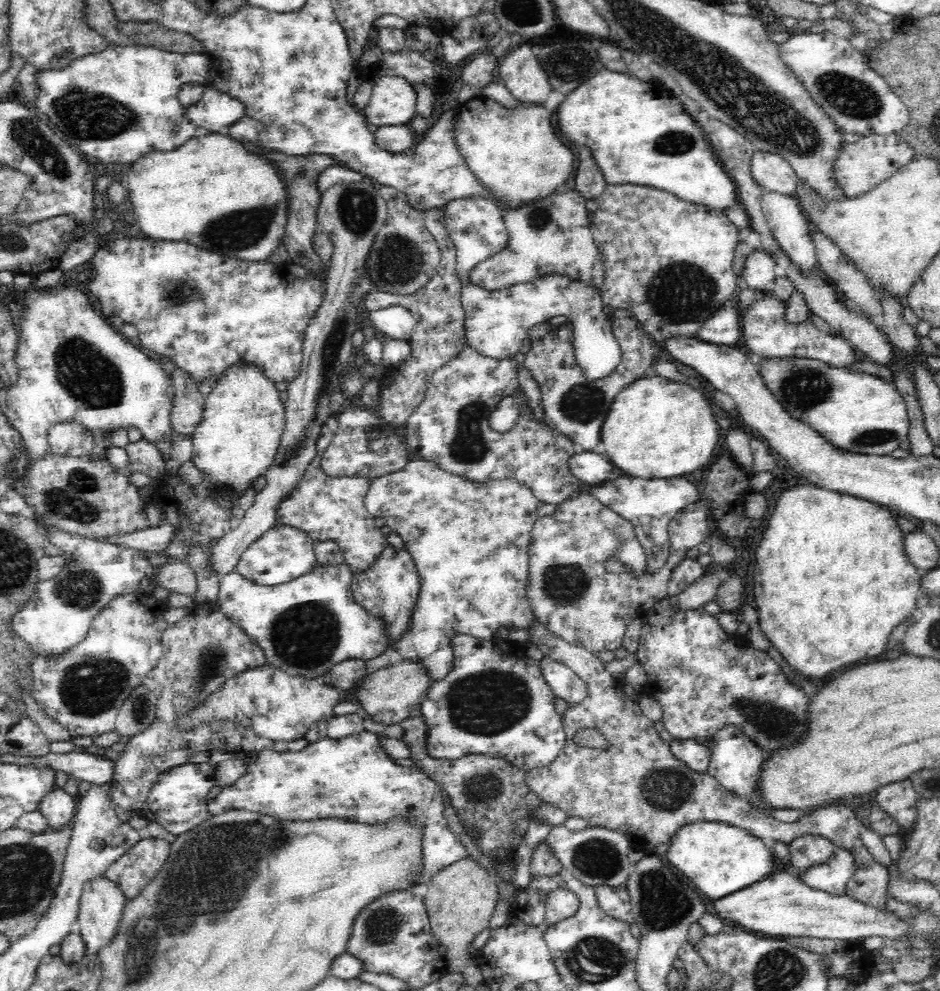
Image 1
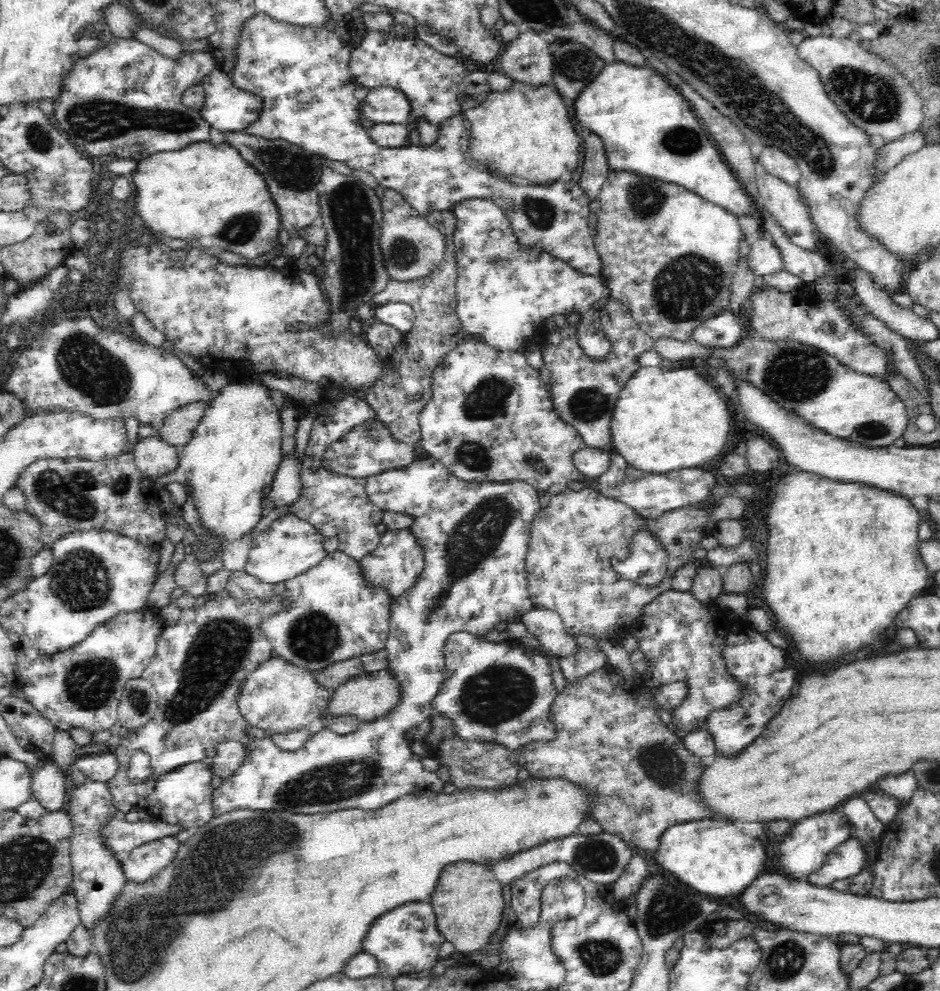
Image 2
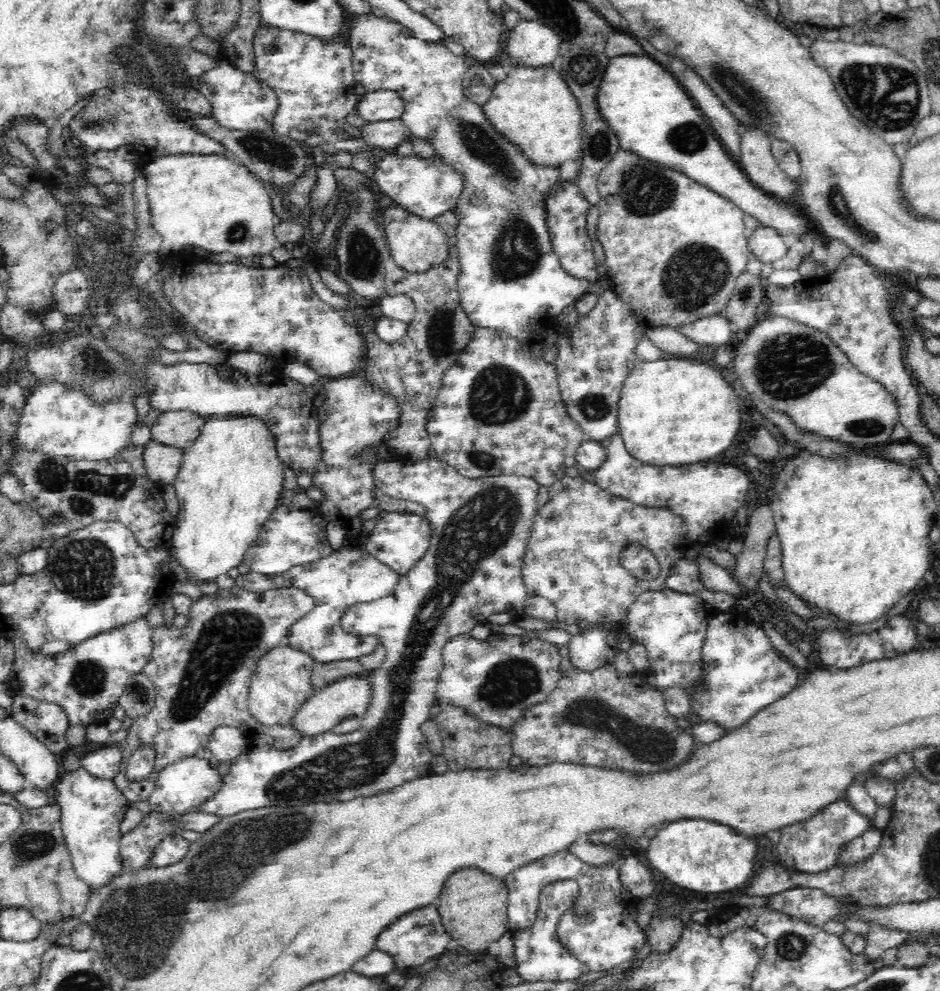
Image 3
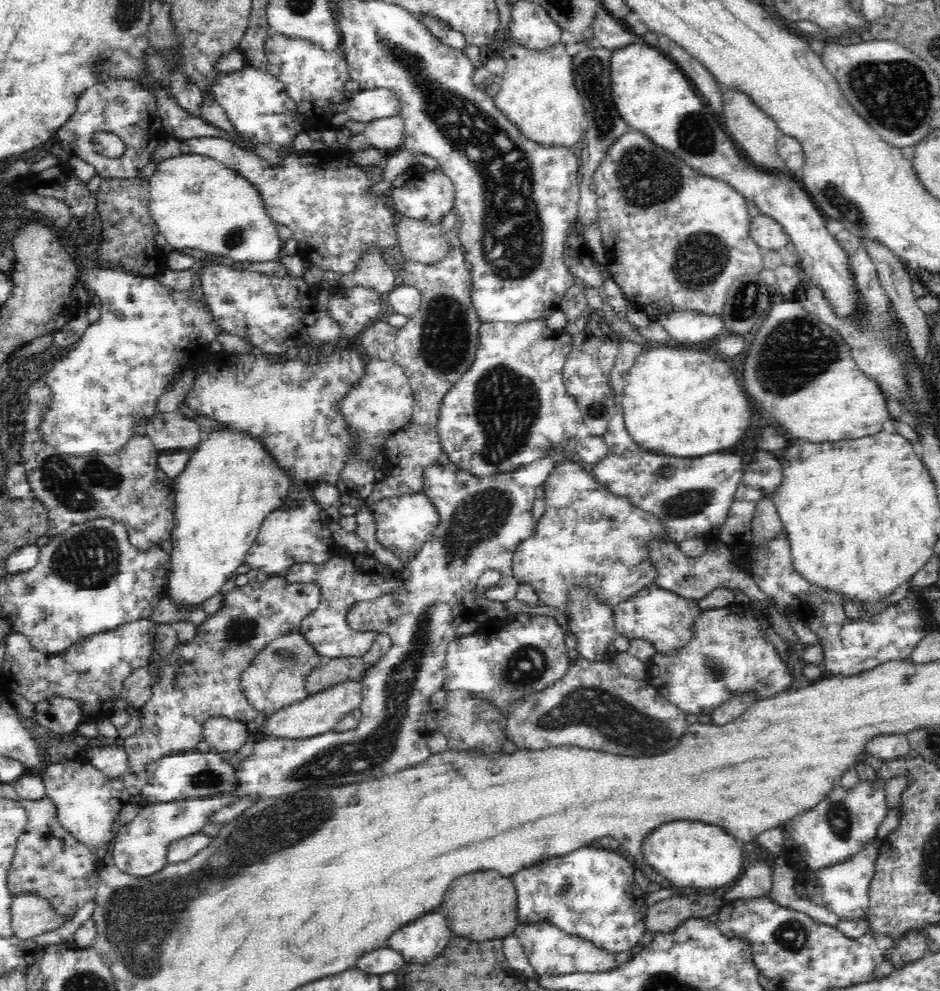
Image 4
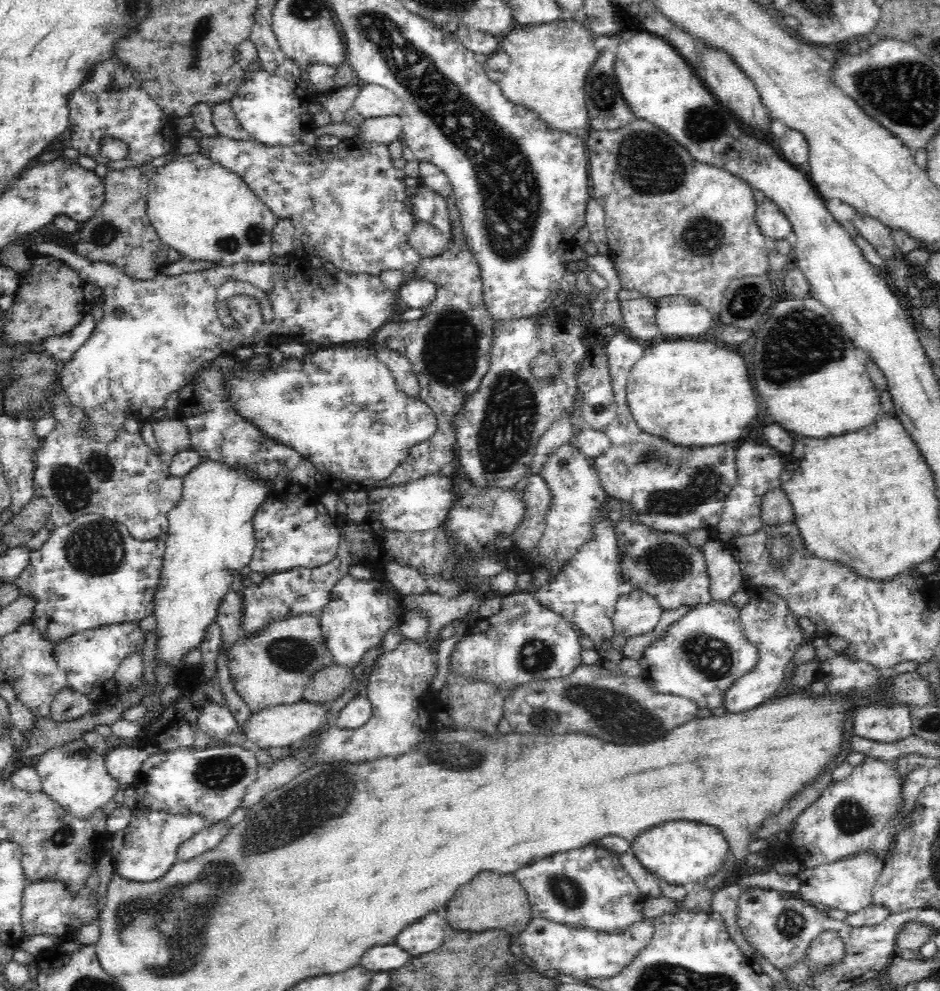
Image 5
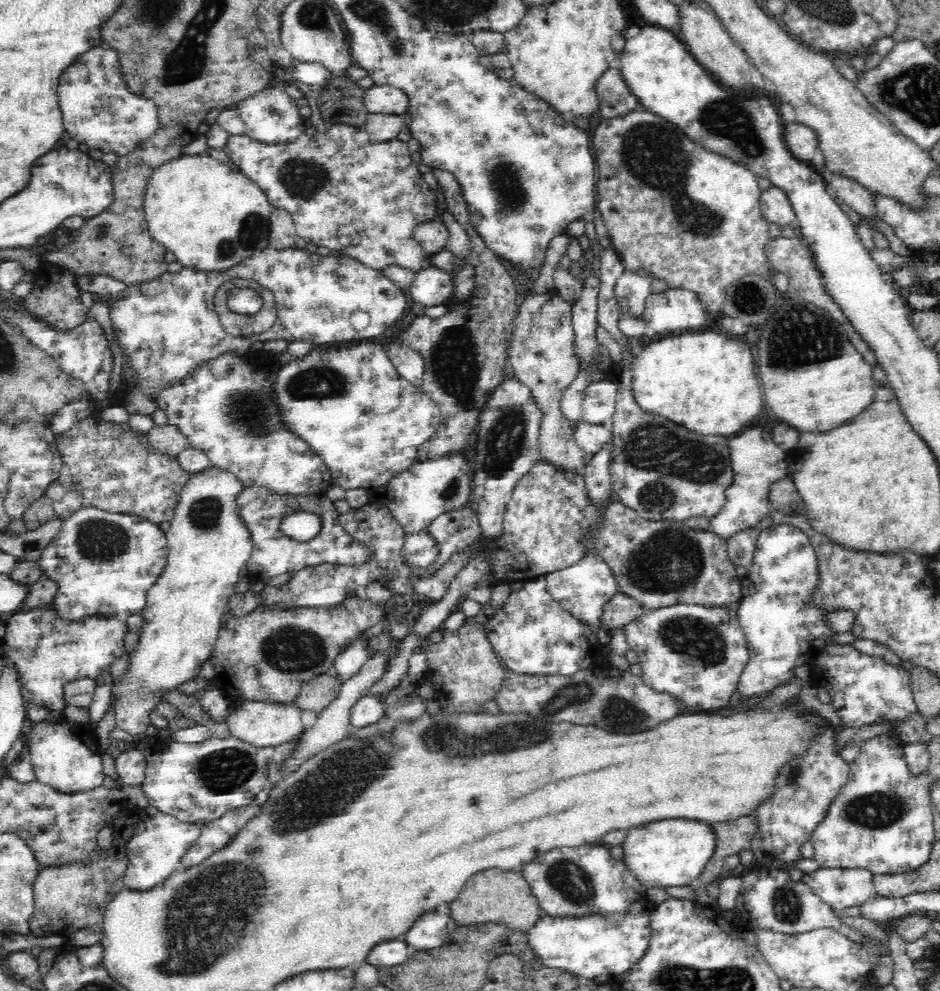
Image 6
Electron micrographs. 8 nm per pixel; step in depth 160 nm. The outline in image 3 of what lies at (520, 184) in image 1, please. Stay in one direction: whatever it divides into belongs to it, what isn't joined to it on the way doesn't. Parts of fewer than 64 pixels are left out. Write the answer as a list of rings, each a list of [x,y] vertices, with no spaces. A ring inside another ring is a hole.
[[[514,63],[508,68],[507,78],[497,82],[492,96],[486,101],[484,113],[492,121],[500,133],[510,141],[520,145],[526,157],[538,164],[562,165],[565,161],[576,160],[581,154],[583,114],[576,95],[571,92],[568,82],[563,78],[561,70],[549,65],[526,65]]]

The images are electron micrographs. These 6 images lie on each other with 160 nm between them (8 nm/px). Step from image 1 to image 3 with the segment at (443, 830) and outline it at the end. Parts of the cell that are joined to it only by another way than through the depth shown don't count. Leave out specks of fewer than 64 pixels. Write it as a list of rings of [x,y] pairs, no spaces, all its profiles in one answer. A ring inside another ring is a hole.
[[[433,456],[430,459],[422,460],[418,463],[407,464],[401,464],[397,461],[387,462],[386,460],[382,460],[382,462],[378,462],[376,467],[374,467],[372,475],[374,475],[375,486],[378,491],[386,495],[390,494],[395,498],[414,500],[423,504],[423,506],[427,508],[425,514],[426,517],[430,519],[432,532],[430,532],[429,547],[426,554],[422,556],[421,560],[418,560],[418,562],[414,564],[414,568],[399,576],[398,584],[391,593],[370,602],[353,604],[349,606],[342,615],[341,625],[346,632],[353,635],[377,636],[385,646],[385,659],[383,663],[378,668],[365,674],[370,681],[370,704],[367,706],[361,718],[360,728],[356,729],[354,732],[337,736],[334,736],[332,731],[313,737],[304,736],[300,740],[297,740],[292,748],[278,748],[278,746],[274,744],[274,739],[270,737],[269,734],[257,735],[250,739],[248,751],[238,755],[229,766],[228,774],[224,777],[222,788],[218,789],[218,792],[215,792],[203,803],[190,807],[189,812],[202,812],[229,817],[238,814],[240,811],[267,806],[286,806],[288,804],[294,806],[294,804],[304,804],[306,800],[350,800],[350,796],[366,796],[366,792],[378,792],[378,788],[392,788],[394,784],[402,784],[402,780],[410,780],[410,776],[422,776],[422,772],[430,772],[430,768],[432,768],[430,759],[433,755],[432,752],[430,752],[426,737],[422,734],[422,731],[420,731],[420,726],[428,721],[428,718],[430,718],[430,708],[436,704],[435,692],[437,690],[437,682],[444,668],[442,650],[444,650],[445,644],[448,644],[448,642],[450,642],[452,638],[456,638],[456,636],[468,635],[477,624],[486,623],[488,617],[493,613],[507,612],[515,617],[519,617],[523,614],[525,598],[529,594],[523,583],[521,569],[530,534],[534,528],[534,518],[539,510],[537,498],[541,486],[534,477],[520,476],[516,475],[516,473],[510,476],[466,477],[462,476],[462,473],[458,473],[458,469],[440,463],[440,461]]]

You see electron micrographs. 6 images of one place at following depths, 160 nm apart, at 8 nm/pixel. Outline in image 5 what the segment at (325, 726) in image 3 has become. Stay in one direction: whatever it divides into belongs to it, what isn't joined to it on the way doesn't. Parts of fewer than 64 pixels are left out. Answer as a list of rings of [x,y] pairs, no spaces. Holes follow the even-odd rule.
[[[304,700],[295,704],[280,704],[264,707],[238,726],[242,738],[256,744],[260,749],[288,747],[306,738],[324,722],[327,710],[331,704],[316,705]]]

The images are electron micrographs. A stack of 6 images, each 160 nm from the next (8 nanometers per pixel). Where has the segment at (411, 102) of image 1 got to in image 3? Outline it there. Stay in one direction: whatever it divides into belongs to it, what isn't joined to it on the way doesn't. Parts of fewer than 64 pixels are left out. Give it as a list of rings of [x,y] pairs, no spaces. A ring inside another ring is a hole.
[[[378,90],[359,96],[355,112],[365,122],[400,119],[404,103],[402,97],[394,91]]]

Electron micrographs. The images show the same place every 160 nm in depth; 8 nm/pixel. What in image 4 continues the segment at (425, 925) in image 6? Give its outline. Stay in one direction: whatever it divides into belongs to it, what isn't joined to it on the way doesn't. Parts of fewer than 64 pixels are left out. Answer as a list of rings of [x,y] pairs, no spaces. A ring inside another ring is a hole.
[[[435,910],[394,932],[388,940],[388,947],[400,952],[405,963],[428,964],[453,937],[445,916]]]

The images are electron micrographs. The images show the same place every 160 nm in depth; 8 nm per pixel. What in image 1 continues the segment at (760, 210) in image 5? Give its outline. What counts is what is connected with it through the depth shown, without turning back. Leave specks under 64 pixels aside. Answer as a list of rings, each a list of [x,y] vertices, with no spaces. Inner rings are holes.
[[[756,248],[747,256],[742,278],[749,288],[770,292],[776,277],[776,261],[770,253]]]

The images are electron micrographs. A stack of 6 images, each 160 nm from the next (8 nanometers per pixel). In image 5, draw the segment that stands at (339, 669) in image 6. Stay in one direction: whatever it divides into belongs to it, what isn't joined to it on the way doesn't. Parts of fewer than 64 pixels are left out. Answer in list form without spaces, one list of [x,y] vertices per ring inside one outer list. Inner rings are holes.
[[[349,573],[336,582],[330,592],[330,600],[323,608],[320,620],[328,649],[332,651],[333,662],[353,670],[362,663],[364,655],[374,646],[380,645],[384,635],[398,624],[396,614],[400,606],[382,584],[360,580]]]

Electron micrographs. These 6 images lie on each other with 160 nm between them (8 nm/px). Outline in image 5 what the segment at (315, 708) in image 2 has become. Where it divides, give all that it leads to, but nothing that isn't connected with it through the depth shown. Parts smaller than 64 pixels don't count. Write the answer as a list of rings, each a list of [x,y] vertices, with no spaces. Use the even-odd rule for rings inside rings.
[[[301,614],[270,621],[256,634],[240,636],[238,640],[234,640],[233,644],[224,652],[234,688],[252,713],[258,712],[264,707],[301,702],[305,684],[316,672],[333,663],[332,651],[328,649],[320,622],[319,616]]]

